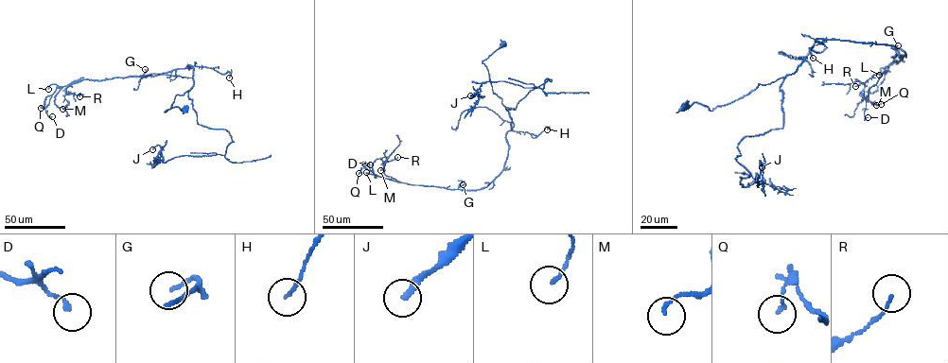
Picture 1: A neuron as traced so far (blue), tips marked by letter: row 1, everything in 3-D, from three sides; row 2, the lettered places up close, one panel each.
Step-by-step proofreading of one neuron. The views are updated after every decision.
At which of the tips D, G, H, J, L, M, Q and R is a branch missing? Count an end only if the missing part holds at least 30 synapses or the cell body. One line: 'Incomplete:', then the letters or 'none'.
Incomplete: J

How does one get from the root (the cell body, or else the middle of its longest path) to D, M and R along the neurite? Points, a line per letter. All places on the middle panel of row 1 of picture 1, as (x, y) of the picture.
D: (502, 44), (482, 61), (512, 119), (504, 168), (487, 185), (408, 184), (362, 164), (370, 164)
M: (502, 44), (482, 61), (512, 119), (502, 171), (465, 190), (398, 181), (384, 174), (385, 161), (380, 170)
R: (502, 44), (482, 61), (512, 119), (502, 171), (475, 190), (412, 184), (384, 174), (383, 163), (397, 157)

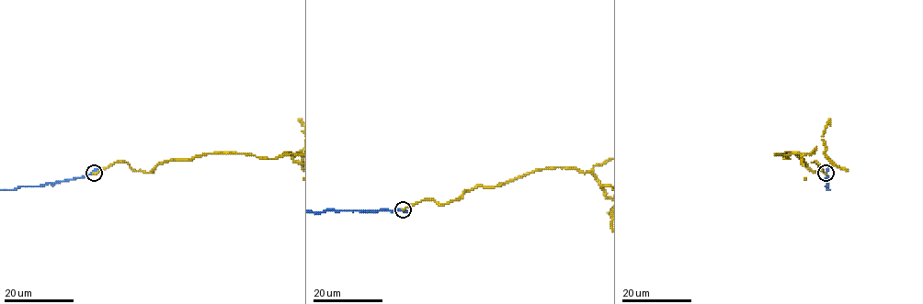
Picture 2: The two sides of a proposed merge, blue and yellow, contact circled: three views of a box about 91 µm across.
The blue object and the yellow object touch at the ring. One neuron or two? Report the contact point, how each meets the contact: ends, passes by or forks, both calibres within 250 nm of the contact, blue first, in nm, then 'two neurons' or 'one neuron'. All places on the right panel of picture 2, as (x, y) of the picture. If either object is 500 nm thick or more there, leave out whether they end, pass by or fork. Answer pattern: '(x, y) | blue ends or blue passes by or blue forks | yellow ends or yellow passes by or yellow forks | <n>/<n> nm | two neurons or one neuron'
(826, 173) | blue forks | yellow ends | 130/260 nm | one neuron

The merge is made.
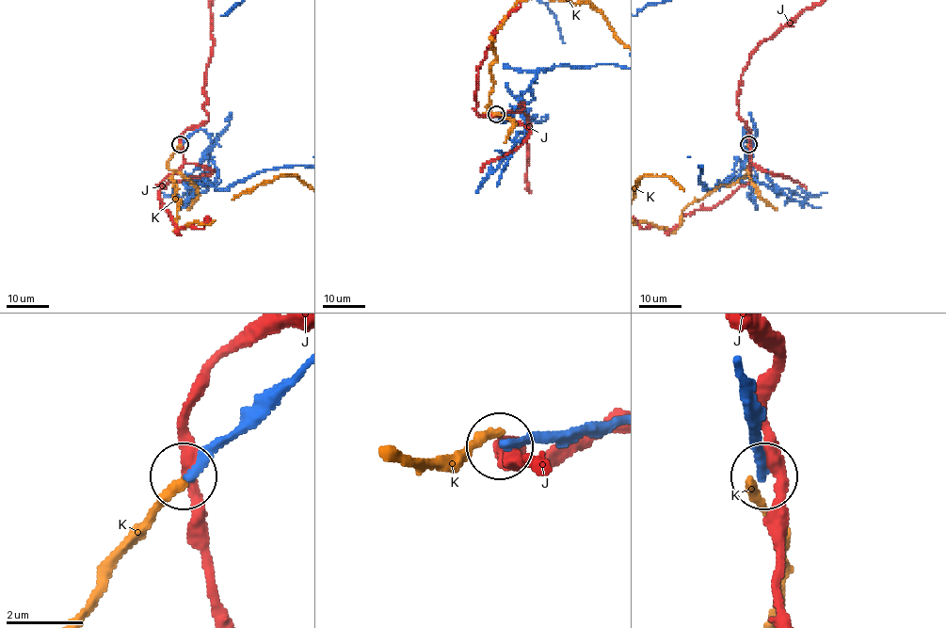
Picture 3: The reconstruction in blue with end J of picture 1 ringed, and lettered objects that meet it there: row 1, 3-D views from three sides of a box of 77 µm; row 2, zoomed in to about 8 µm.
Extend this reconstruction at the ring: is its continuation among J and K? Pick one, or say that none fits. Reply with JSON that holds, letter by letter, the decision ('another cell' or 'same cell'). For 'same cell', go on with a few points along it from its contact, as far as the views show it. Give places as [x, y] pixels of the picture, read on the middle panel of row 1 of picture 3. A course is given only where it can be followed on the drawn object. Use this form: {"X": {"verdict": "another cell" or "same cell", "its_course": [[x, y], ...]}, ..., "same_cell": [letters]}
{"J": {"verdict": "another cell"}, "K": {"verdict": "another cell"}, "same_cell": []}

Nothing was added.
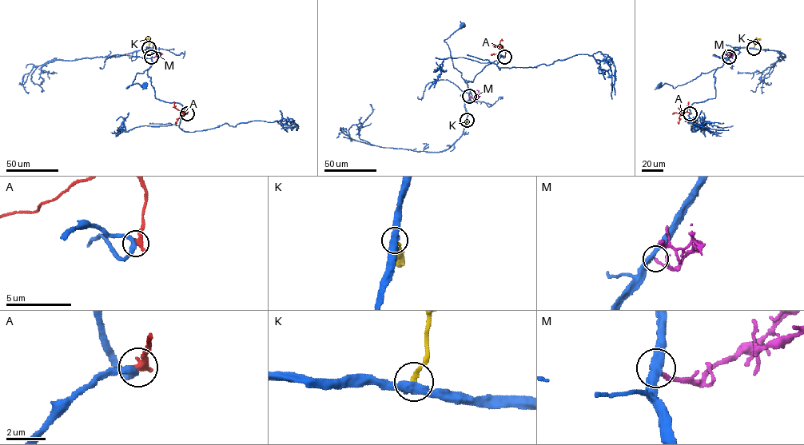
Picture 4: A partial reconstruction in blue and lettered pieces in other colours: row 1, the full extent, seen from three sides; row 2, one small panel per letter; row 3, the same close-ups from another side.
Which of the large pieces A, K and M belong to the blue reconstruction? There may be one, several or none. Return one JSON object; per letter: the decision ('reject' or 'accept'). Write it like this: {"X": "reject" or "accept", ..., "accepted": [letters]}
{"A": "reject", "K": "reject", "M": "reject", "accepted": []}

